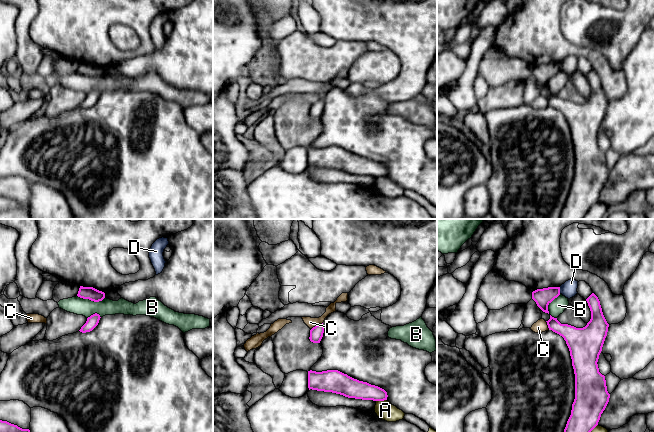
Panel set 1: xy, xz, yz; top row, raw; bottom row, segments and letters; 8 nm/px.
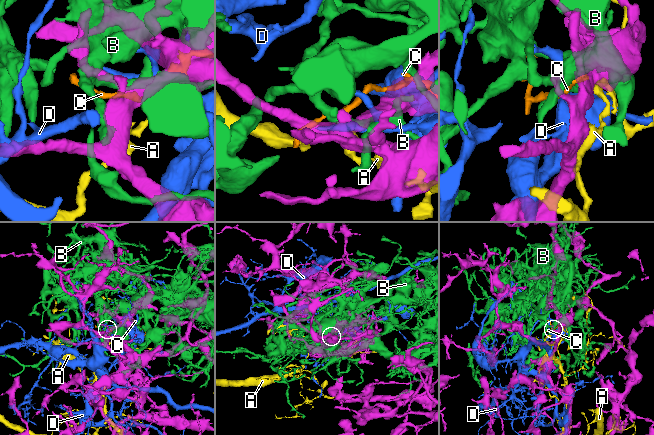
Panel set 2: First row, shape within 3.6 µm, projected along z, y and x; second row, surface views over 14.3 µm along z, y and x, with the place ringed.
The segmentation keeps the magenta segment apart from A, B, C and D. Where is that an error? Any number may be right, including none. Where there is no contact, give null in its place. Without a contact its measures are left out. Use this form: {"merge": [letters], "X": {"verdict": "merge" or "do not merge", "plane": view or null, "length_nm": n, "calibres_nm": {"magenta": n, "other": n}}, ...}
{"merge": [], "A": {"verdict": "do not merge", "plane": "xz", "length_nm": 90, "calibres_nm": {"magenta": 160, "other": 150}}, "B": {"verdict": "do not merge", "plane": "yz", "length_nm": 200, "calibres_nm": {"magenta": 140, "other": 120}}, "C": {"verdict": "do not merge", "plane": "xz", "length_nm": 110, "calibres_nm": {"magenta": 110, "other": 80}}, "D": {"verdict": "do not merge", "plane": "yz", "length_nm": 60, "calibres_nm": {"magenta": 140, "other": 130}}}

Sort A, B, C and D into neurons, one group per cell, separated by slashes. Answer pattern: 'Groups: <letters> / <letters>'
Groups: A / B C / D

